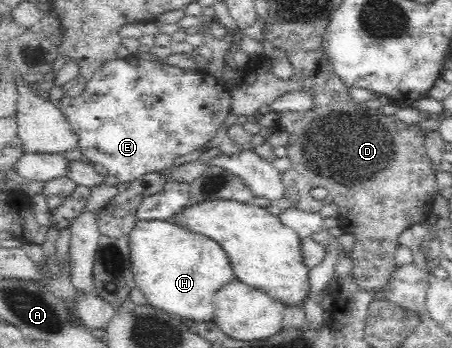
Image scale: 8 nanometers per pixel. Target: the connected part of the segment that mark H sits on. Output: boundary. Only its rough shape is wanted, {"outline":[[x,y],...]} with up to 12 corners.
{"outline":[[173,221],[128,234],[134,287],[165,313],[214,320],[235,278],[220,244]]}

